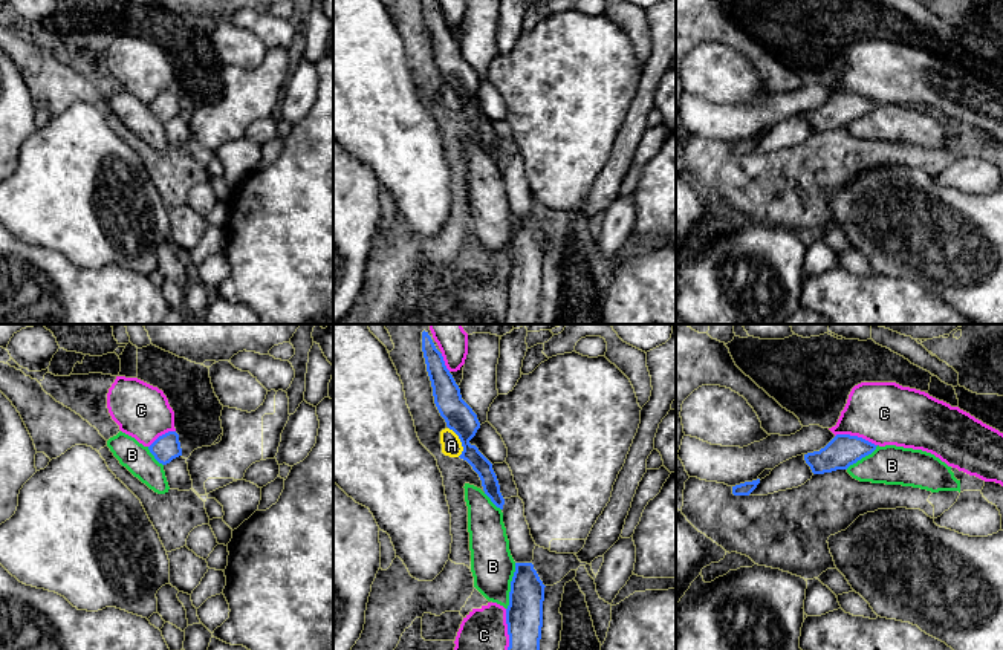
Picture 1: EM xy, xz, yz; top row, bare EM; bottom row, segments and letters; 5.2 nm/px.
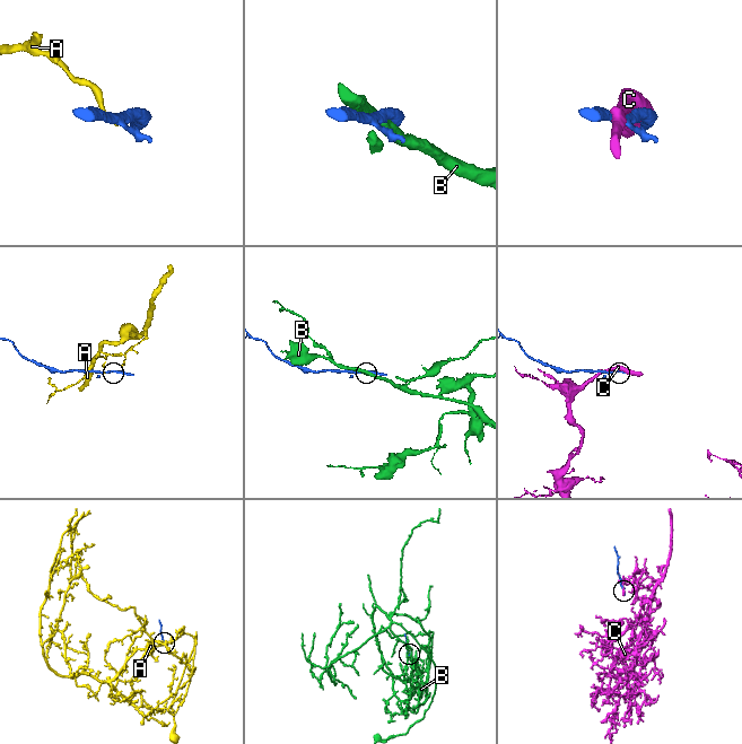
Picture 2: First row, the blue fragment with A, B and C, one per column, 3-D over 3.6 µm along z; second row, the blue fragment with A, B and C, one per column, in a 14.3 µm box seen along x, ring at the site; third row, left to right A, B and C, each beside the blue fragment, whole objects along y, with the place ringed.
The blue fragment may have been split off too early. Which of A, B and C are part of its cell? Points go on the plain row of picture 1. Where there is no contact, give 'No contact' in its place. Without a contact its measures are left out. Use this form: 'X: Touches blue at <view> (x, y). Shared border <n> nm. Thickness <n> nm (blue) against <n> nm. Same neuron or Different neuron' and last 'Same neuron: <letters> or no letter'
A: Touches blue at xz (460, 98). Shared border 170 nm. Thickness 160 nm (blue) against 110 nm. Different neuron
B: Touches blue at xz (511, 243). Shared border 260 nm. Thickness 190 nm (blue) against 220 nm. Same neuron
C: Touches blue at xz (509, 295). Shared border 300 nm. Thickness 190 nm (blue) against 280 nm. Different neuron
Same neuron: B

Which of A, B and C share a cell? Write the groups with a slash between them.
A / B / C

